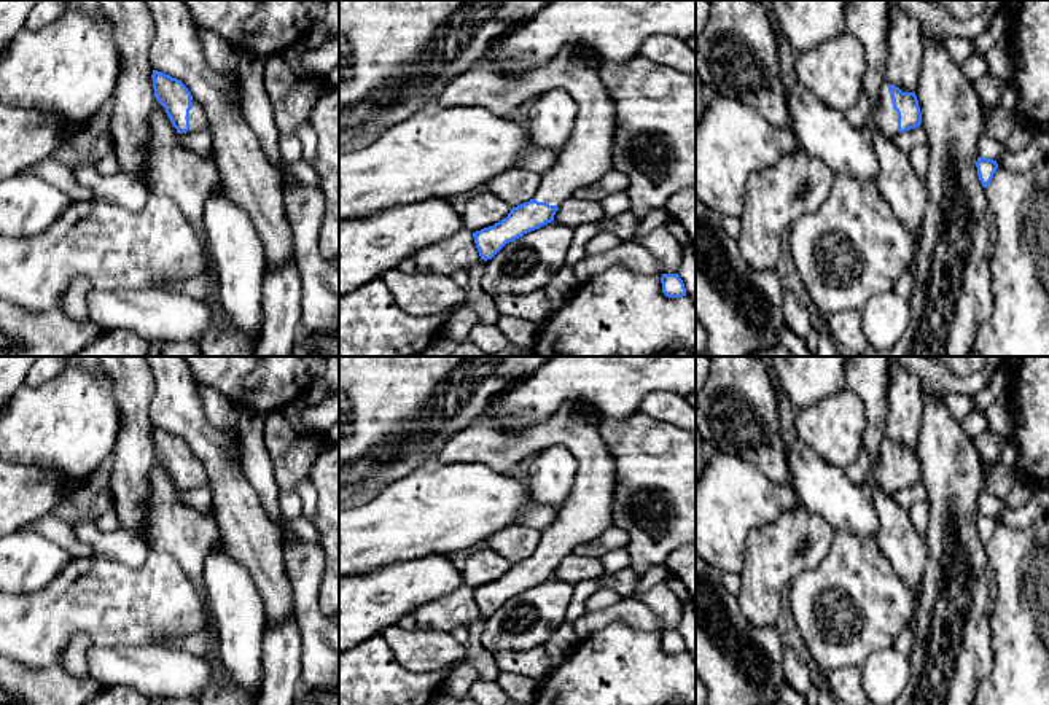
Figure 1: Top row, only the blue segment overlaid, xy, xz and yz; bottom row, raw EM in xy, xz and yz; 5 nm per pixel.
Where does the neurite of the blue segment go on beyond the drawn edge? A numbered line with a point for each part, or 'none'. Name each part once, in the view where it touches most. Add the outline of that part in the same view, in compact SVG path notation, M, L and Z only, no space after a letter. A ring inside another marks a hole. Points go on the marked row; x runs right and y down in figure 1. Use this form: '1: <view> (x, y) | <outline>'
1: yz (884, 116) | M888 83L883 84L879 103L871 108L868 132L880 129L885 135L898 135L898 113L893 108Z

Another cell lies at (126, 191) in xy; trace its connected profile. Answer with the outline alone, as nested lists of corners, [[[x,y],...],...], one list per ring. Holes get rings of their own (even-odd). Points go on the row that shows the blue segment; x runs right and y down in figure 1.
[[[73,164],[76,183],[92,191],[96,199],[115,204],[129,212],[138,212],[151,196],[150,188],[124,172],[100,175],[94,166]]]

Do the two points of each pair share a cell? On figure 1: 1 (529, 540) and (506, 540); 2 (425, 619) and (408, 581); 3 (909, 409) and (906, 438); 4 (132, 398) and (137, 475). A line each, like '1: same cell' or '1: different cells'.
1: same cell
2: different cells
3: same cell
4: same cell

